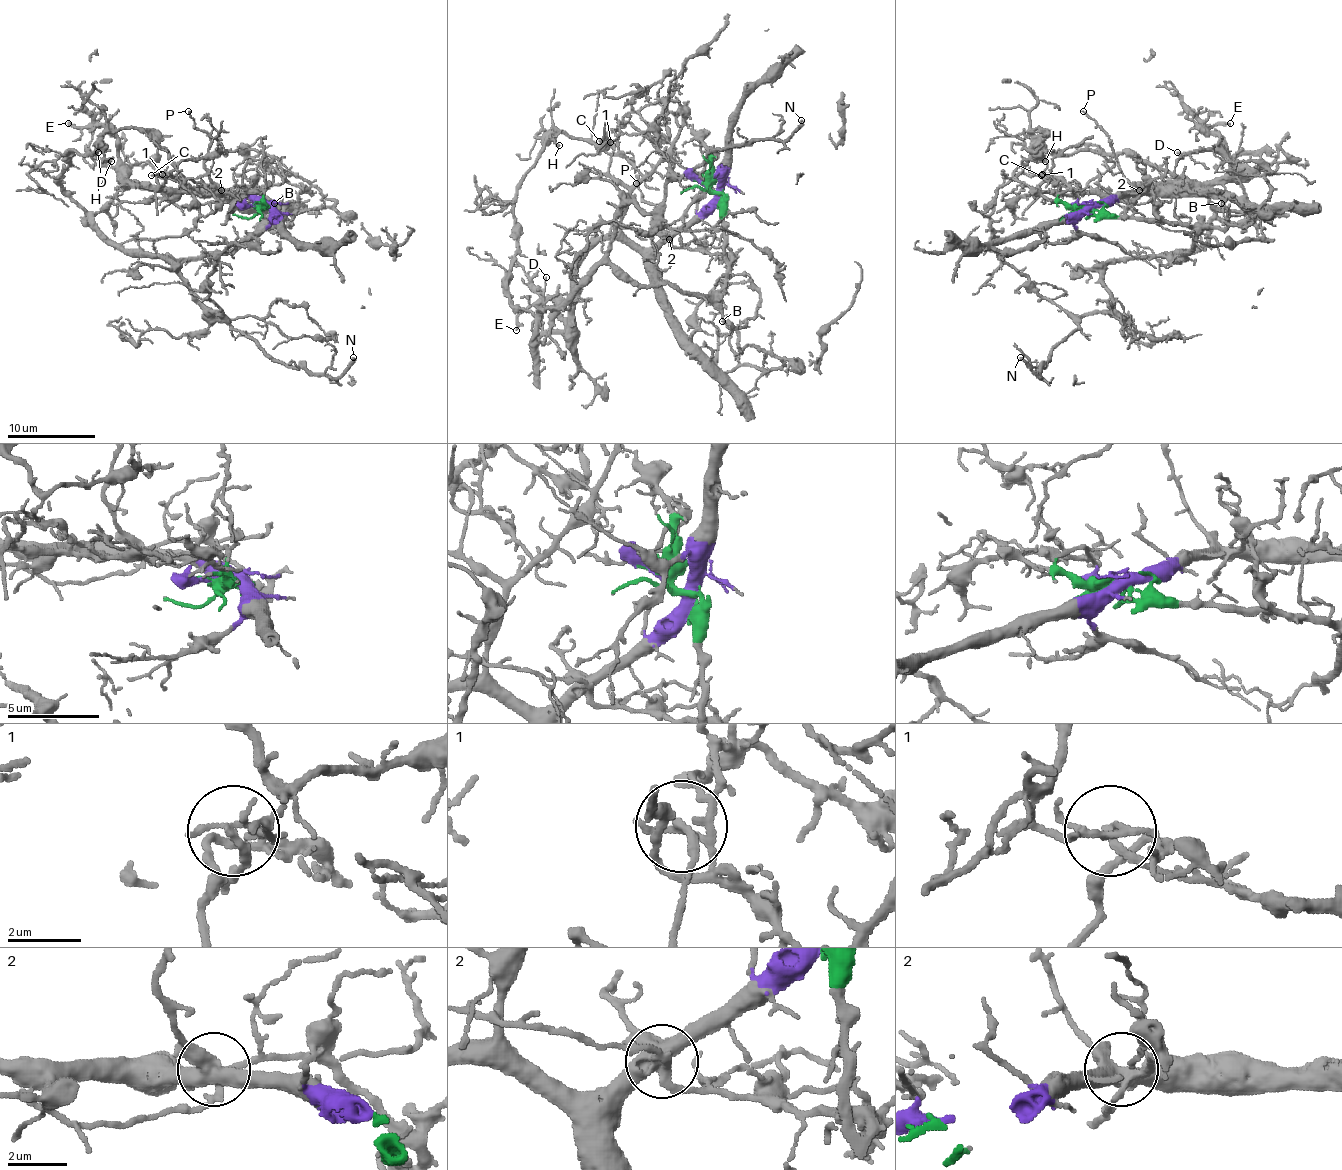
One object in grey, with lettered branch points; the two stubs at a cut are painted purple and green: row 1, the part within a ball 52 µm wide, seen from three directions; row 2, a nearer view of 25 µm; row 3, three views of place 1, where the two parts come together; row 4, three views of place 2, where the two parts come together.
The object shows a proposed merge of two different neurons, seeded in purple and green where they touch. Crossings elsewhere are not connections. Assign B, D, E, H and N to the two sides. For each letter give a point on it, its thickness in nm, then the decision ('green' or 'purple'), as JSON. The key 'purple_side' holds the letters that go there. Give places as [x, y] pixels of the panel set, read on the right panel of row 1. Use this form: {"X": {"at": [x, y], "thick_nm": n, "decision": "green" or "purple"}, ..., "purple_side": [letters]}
{"B": {"at": [1221, 203], "thick_nm": 90, "decision": "green"}, "D": {"at": [1177, 152], "thick_nm": 130, "decision": "purple"}, "E": {"at": [1230, 123], "thick_nm": 200, "decision": "purple"}, "H": {"at": [1045, 161], "thick_nm": 160, "decision": "green"}, "N": {"at": [1020, 357], "thick_nm": 170, "decision": "green"}, "purple_side": ["D", "E"]}

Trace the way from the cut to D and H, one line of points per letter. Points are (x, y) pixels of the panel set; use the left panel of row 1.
D: (262, 206), (266, 206), (242, 195), (149, 191), (127, 182), (94, 156), (98, 151)
H: (262, 206), (280, 222), (220, 255), (123, 253), (59, 184), (67, 151), (112, 160)

